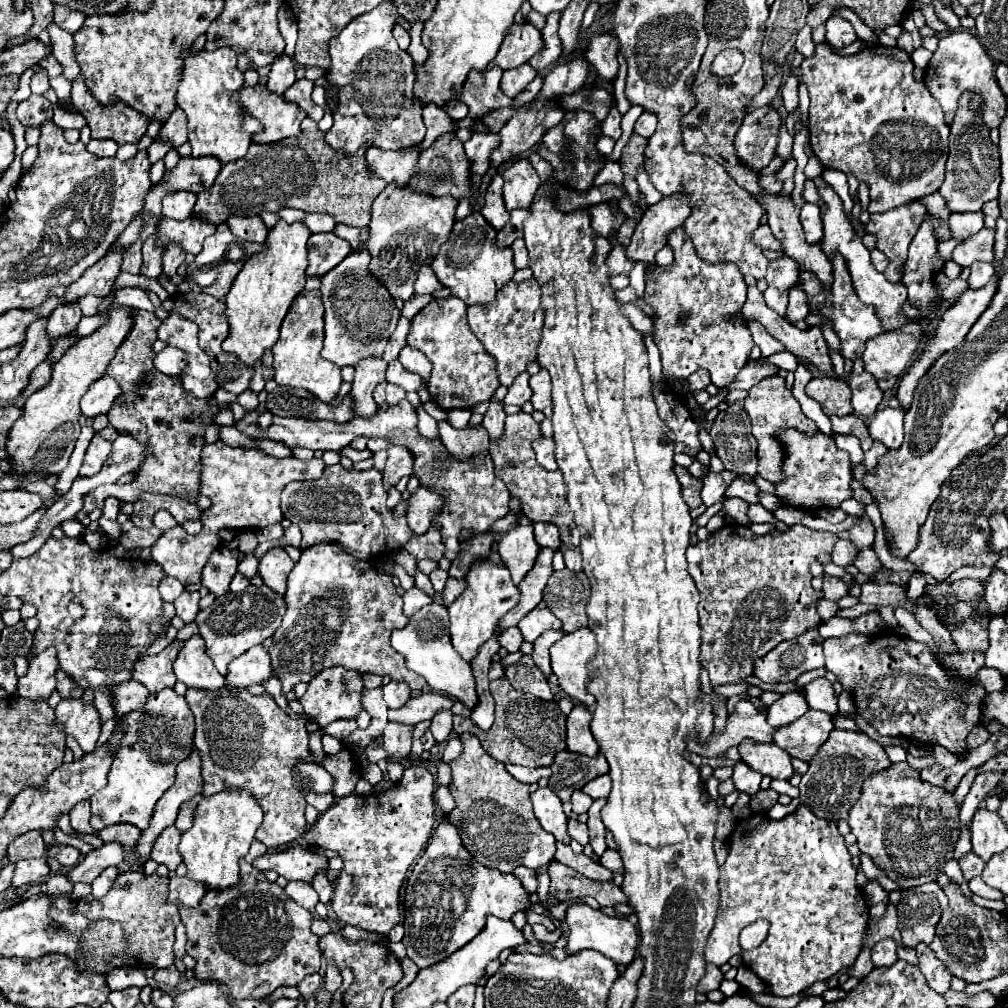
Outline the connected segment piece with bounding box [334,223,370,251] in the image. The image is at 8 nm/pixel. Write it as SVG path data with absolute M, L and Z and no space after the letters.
M338 223L336 225L336 231L334 231L338 237L342 237L342 239L346 239L350 245L352 245L352 251L356 251L358 249L358 245L362 243L362 241L366 241L368 239L368 227L366 229L356 229L356 227L346 227L346 225L342 225L342 223Z

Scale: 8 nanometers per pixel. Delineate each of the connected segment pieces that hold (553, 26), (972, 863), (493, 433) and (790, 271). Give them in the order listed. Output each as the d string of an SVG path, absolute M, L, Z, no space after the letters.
M550 13L546 17L546 45L528 61L528 65L532 65L538 73L546 73L550 71L562 55L562 41L558 37L558 17L560 13Z
M966 853L964 857L960 857L960 867L962 867L964 879L970 881L972 877L976 877L976 875L980 875L984 871L986 863L976 853Z
M490 401L490 407L484 415L484 427L486 431L490 433L490 439L494 437L500 437L502 435L502 427L504 427L504 419L506 419L506 413L504 413L504 403L502 401Z
M786 253L768 263L766 281L770 287L776 287L780 291L788 291L788 289L792 289L796 279L798 279L798 265Z

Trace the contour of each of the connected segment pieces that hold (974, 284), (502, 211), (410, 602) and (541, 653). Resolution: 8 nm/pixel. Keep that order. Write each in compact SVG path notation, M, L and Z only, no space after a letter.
M976 261L974 265L970 265L970 277L968 277L970 289L982 289L992 279L992 275L994 275L992 263Z
M496 173L494 177L492 177L492 183L490 183L490 187L486 189L486 195L484 195L484 207L482 207L482 215L484 215L484 219L496 229L496 231L500 231L504 225L506 225L506 221L508 221L508 217L510 217L510 213L506 211L506 207L504 207L504 201L502 201L502 175L500 173Z
M412 587L410 591L406 591L404 593L404 613L410 617L410 615L414 615L416 611L420 611L424 605L428 605L428 603L432 603L432 597L428 597L426 593L422 593L420 589L416 589L416 587Z
M546 631L542 633L536 641L534 641L534 649L532 649L532 659L536 663L536 667L546 675L550 677L552 675L552 667L550 667L550 647L560 639L564 637L562 631Z

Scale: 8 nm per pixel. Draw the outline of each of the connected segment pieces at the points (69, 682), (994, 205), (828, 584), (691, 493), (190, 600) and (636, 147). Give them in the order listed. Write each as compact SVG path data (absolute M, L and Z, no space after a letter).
M58 669L56 677L58 677L58 691L60 691L62 697L74 697L74 699L80 699L82 697L84 689L80 685L76 685L76 681L68 673L62 673Z
M994 199L994 201L988 201L988 203L982 207L982 211L984 211L984 223L986 223L986 227L994 229L996 219L998 219L998 215L1000 215L998 201L996 201L996 199Z
M824 575L824 597L830 599L830 601L838 601L840 597L848 595L850 589L848 589L848 583L840 577L832 577L832 575Z
M676 465L676 467L674 467L674 471L676 471L678 481L680 481L680 485L682 485L684 501L688 503L688 507L690 507L690 509L696 509L696 507L702 503L702 499L700 499L702 479L692 477L692 475L688 473L688 469L686 469L686 467L678 467L678 465Z
M184 591L184 593L174 601L176 615L178 615L184 623L192 623L194 617L198 615L198 611L200 611L198 601L200 601L200 593L198 593L198 591L194 591L194 593Z
M634 133L622 153L622 159L620 159L624 173L630 173L630 175L638 173L638 167L644 165L644 147L646 147L646 139L642 139L640 135Z

